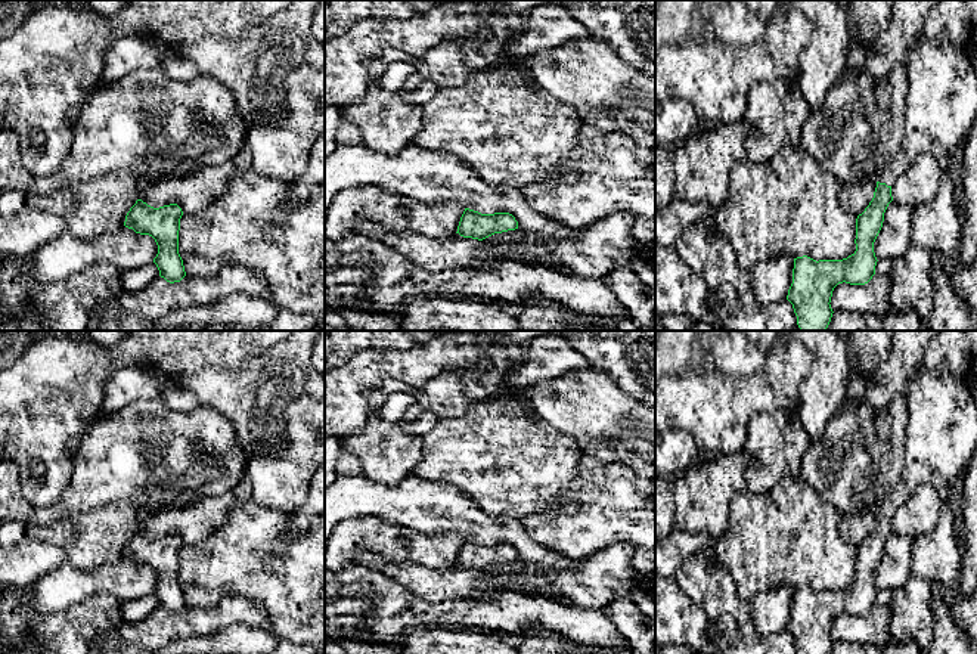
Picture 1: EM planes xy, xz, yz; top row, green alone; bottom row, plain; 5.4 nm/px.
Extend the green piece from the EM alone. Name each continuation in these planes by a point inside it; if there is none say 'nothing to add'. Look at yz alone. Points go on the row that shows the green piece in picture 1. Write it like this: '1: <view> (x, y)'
1: yz (942, 98)

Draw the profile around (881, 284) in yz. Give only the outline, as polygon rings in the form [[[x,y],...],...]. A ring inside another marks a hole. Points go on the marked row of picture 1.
[[[875,273],[865,285],[838,283],[831,297],[832,311],[878,313],[885,314],[890,303],[891,279]]]

